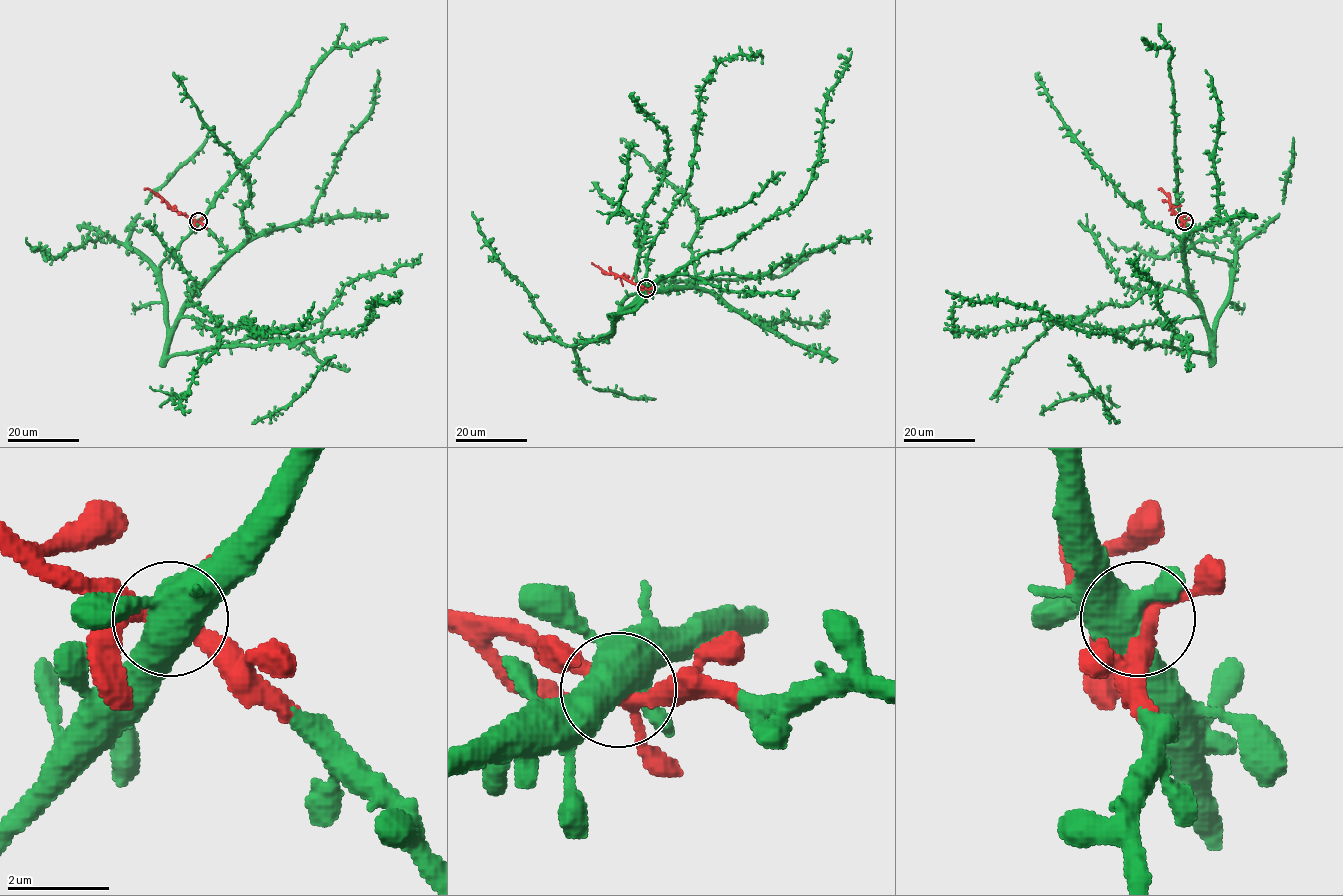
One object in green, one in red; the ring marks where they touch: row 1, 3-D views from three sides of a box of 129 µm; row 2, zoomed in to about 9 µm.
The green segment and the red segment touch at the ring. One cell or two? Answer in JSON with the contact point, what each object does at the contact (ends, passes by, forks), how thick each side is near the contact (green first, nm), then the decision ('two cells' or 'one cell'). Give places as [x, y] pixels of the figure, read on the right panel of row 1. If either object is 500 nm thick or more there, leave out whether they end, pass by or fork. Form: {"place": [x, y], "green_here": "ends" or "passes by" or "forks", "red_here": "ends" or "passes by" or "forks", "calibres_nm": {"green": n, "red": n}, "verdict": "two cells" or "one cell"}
{"place": [1184, 221], "green_here": "forks", "red_here": "forks", "calibres_nm": {"green": 480, "red": 280}, "verdict": "one cell"}

